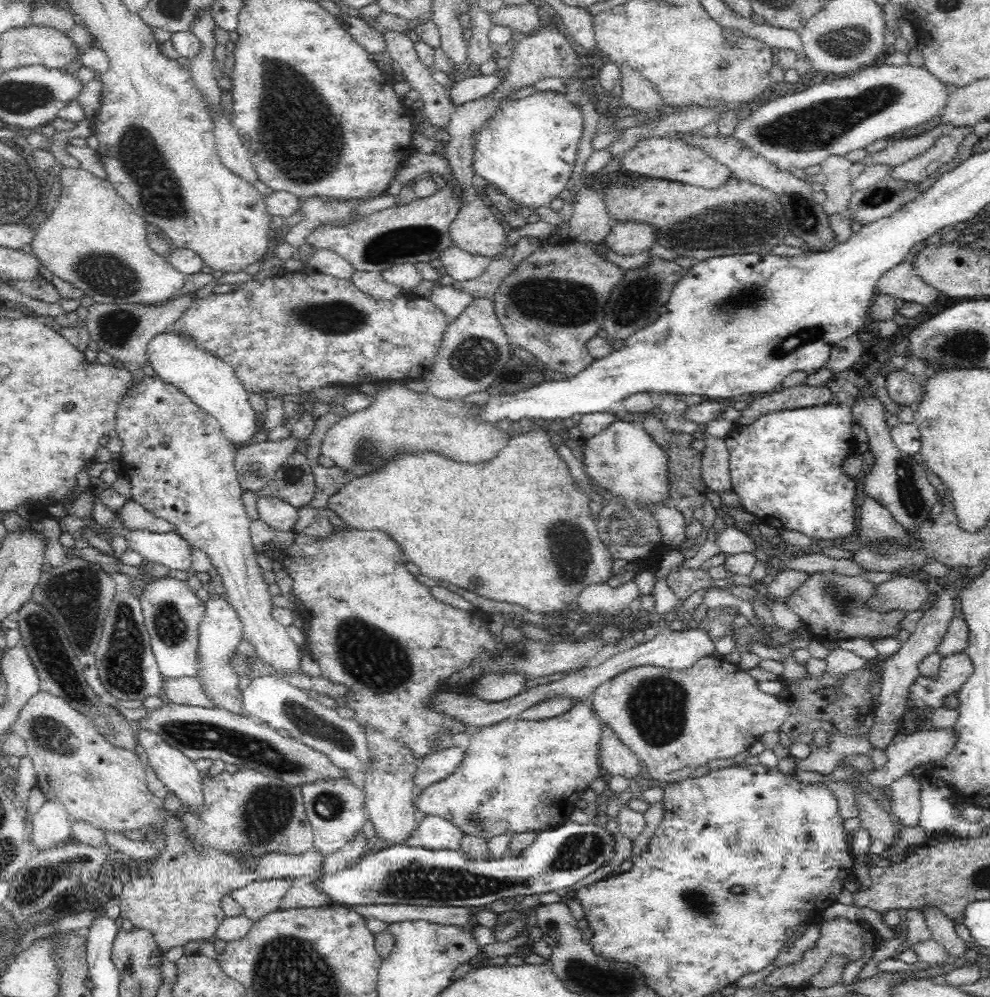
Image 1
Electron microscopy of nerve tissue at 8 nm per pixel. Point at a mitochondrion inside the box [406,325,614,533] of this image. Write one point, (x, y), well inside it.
(474, 358)

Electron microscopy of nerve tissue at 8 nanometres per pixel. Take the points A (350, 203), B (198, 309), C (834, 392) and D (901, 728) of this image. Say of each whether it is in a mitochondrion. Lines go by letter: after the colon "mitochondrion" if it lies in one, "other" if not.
A: other
B: other
C: other
D: other

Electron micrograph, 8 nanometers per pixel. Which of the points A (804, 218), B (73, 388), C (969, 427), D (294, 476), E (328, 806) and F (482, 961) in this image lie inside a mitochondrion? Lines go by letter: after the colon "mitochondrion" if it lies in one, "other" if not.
A: mitochondrion
B: mitochondrion
C: other
D: mitochondrion
E: mitochondrion
F: other

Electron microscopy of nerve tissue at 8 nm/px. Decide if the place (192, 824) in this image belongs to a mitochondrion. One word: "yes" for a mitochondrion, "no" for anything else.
no

